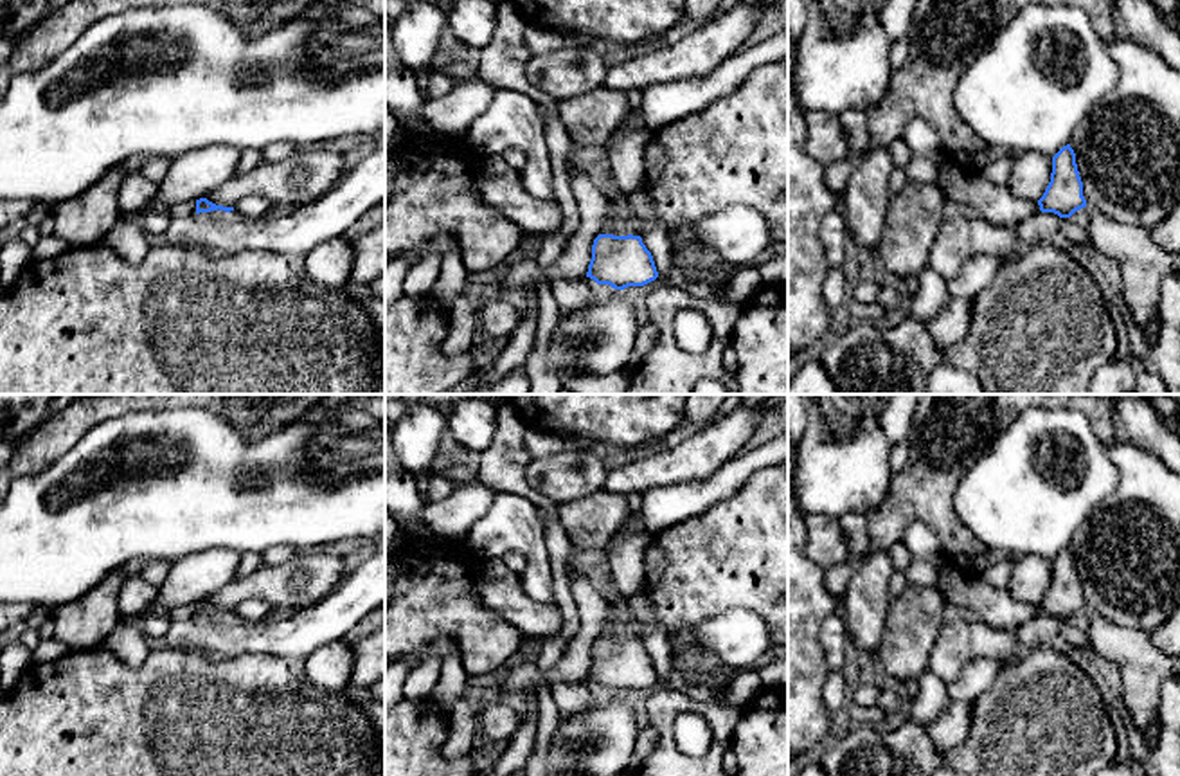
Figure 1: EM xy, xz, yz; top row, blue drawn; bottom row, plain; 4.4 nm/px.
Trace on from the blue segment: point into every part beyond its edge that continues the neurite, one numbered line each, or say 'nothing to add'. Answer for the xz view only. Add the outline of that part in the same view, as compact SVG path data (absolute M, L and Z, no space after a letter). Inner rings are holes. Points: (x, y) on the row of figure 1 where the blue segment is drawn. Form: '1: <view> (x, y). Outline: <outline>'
1: xz (623, 220). Outline: M606 193L610 203L612 203L612 212L608 216L608 223L604 225L601 234L613 234L613 236L640 236L646 229L644 218L640 218L631 202L630 194L615 194L615 193Z

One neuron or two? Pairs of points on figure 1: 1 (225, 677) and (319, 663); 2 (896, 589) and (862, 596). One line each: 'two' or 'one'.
1: two
2: two

